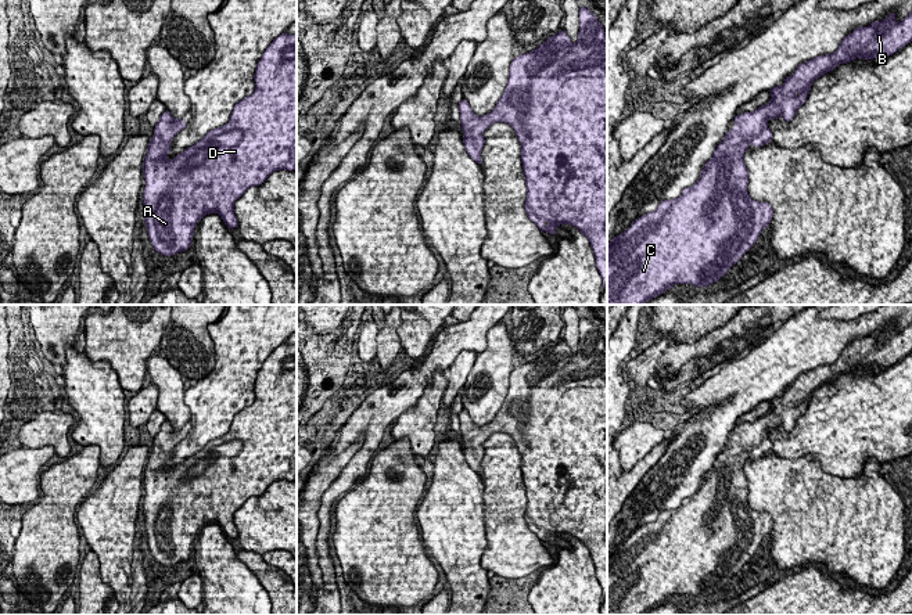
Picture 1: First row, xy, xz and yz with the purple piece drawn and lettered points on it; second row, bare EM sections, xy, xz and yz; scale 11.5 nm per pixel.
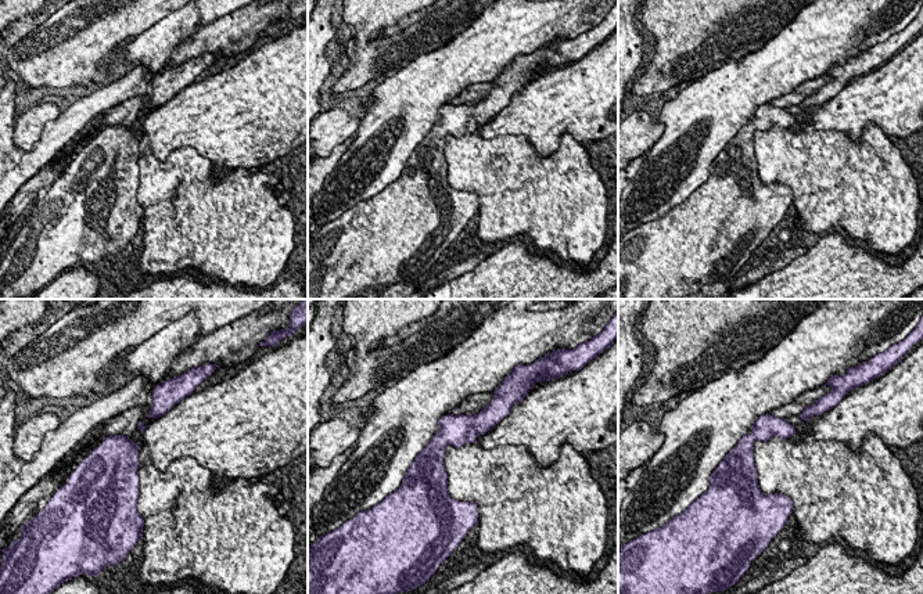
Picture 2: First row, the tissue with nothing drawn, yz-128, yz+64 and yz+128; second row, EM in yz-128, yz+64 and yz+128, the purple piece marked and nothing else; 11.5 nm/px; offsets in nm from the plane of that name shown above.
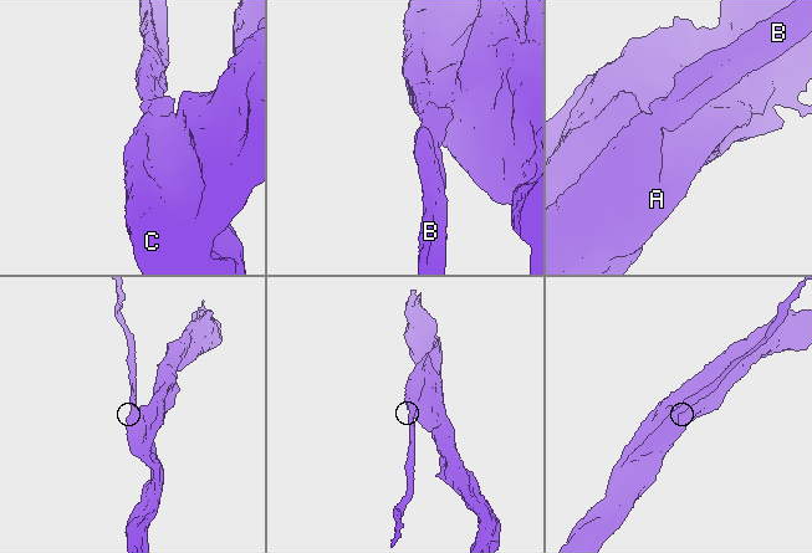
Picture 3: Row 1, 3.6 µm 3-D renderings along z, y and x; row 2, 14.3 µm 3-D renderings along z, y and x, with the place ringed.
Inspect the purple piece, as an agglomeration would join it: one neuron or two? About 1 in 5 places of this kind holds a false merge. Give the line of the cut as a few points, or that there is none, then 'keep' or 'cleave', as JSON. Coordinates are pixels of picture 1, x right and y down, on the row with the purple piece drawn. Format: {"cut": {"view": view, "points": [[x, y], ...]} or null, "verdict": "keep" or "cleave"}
{"cut": null, "verdict": "keep"}

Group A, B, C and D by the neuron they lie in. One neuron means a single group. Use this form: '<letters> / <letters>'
A B C D

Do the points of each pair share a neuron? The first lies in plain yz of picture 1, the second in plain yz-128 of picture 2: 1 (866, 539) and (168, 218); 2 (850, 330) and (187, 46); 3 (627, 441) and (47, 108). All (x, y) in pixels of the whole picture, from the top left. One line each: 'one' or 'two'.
1: one
2: two
3: one

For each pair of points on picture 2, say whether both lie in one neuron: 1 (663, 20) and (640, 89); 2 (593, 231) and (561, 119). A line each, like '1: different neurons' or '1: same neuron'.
1: same neuron
2: different neurons

